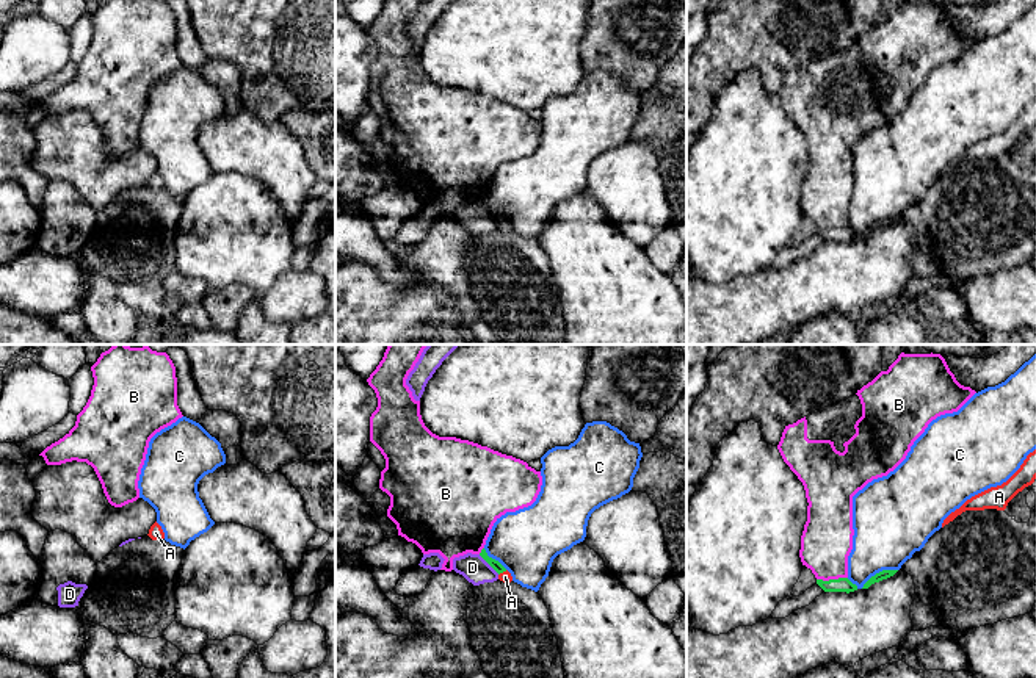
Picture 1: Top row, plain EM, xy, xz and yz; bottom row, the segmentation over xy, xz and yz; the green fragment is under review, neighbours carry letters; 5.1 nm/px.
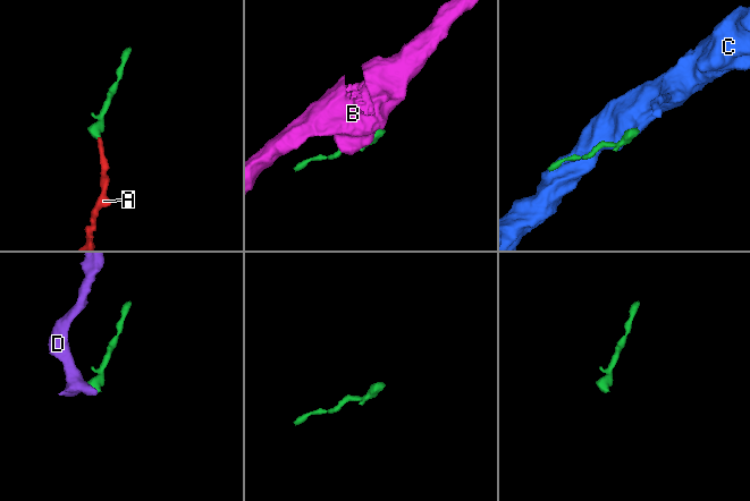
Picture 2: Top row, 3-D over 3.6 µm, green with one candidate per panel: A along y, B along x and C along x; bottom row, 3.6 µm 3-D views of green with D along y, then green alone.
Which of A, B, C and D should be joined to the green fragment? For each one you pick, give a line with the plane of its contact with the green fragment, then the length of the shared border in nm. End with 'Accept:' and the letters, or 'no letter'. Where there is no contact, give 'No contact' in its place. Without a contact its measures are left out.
A: Touches green in xz. Shared border 50 nm
Accept: A

